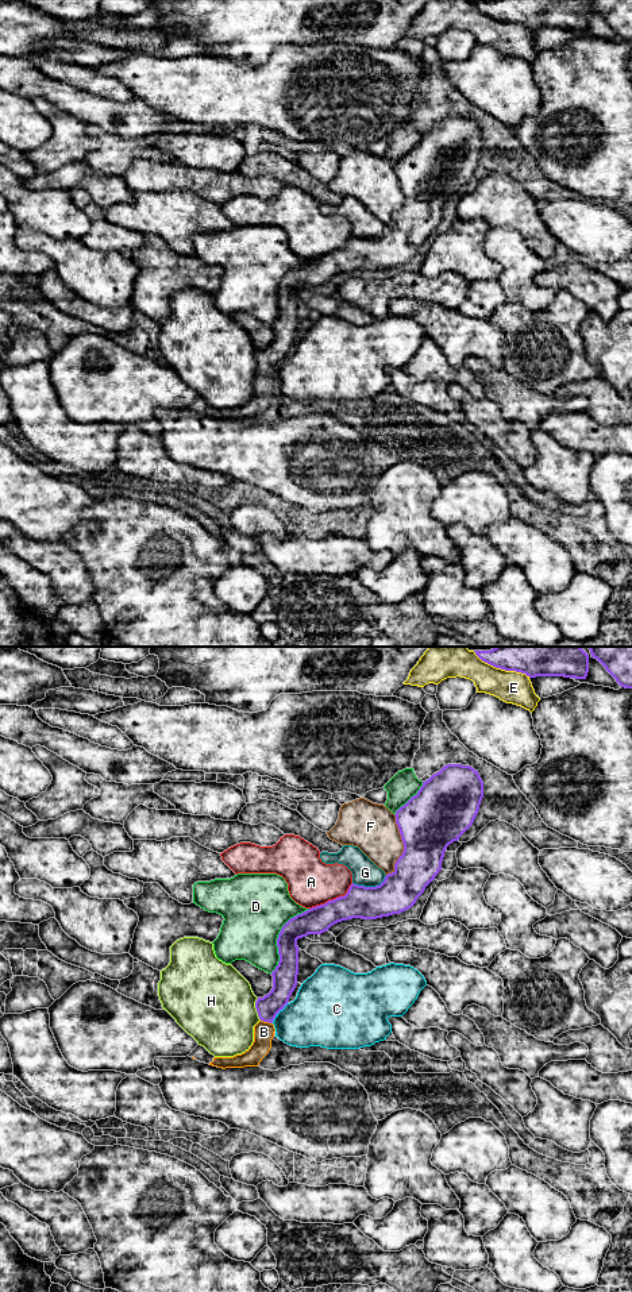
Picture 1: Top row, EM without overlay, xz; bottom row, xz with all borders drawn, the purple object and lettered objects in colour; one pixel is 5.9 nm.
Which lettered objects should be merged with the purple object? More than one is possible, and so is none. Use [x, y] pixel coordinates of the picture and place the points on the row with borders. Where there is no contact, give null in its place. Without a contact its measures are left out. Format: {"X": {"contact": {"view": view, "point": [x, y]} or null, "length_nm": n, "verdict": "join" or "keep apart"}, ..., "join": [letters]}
{"A": {"contact": {"view": "xz", "point": [334, 899]}, "length_nm": 300, "verdict": "keep apart"}, "B": {"contact": {"view": "xz", "point": [266, 1021]}, "length_nm": 80, "verdict": "join"}, "C": {"contact": {"view": "xz", "point": [278, 1011]}, "length_nm": 160, "verdict": "keep apart"}, "D": {"contact": {"view": "xz", "point": [278, 936]}, "length_nm": 440, "verdict": "keep apart"}, "E": {"contact": {"view": "xz", "point": [501, 668]}, "length_nm": 380, "verdict": "keep apart"}, "F": {"contact": {"view": "xz", "point": [404, 845]}, "length_nm": 380, "verdict": "keep apart"}, "G": {"contact": {"view": "xz", "point": [370, 887]}, "length_nm": 220, "verdict": "keep apart"}, "H": {"contact": {"view": "xz", "point": [257, 1009]}, "length_nm": 140, "verdict": "keep apart"}, "join": ["B"]}

